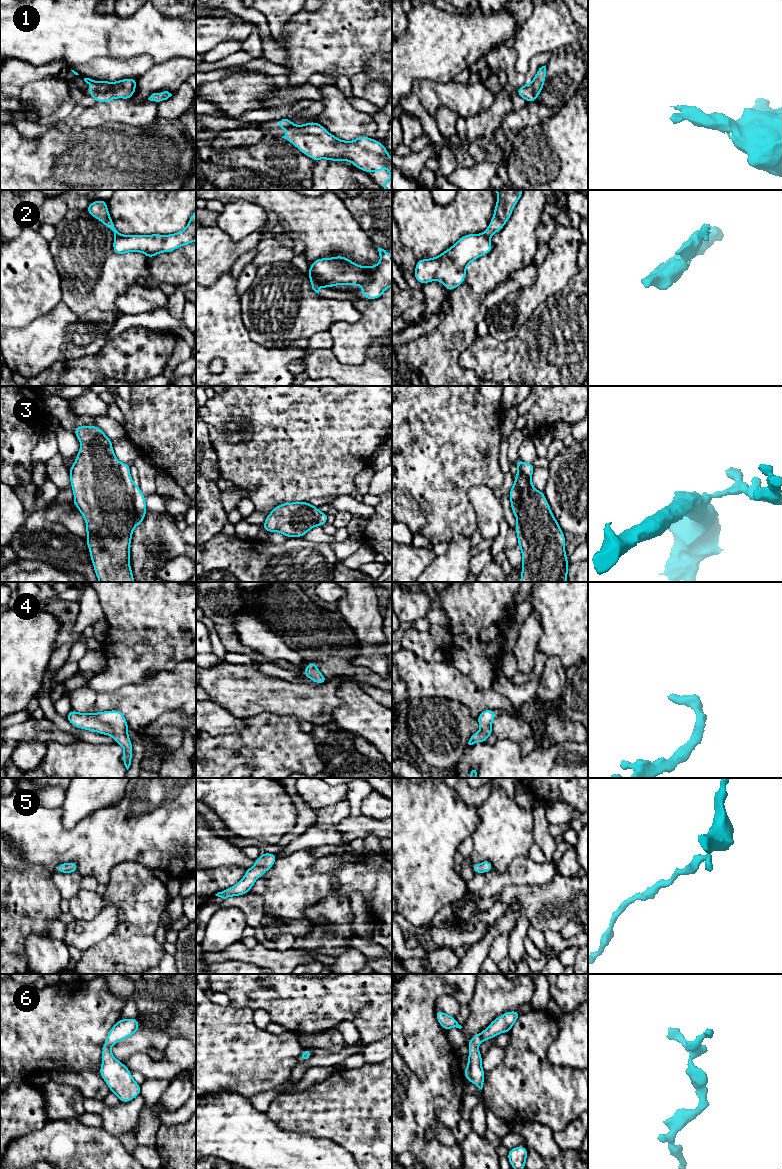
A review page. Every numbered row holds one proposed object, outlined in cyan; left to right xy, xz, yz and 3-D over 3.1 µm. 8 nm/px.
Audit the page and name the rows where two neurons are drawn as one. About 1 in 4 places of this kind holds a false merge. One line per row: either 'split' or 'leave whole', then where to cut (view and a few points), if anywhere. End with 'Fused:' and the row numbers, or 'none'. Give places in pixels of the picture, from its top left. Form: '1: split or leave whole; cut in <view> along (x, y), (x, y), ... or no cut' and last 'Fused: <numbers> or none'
1: leave whole; no cut
2: split; cut in xz along (311, 281), (319, 285)
3: split; cut in xy along (119, 463), (121, 478), (133, 498), (136, 525)
4: leave whole; no cut
5: leave whole; no cut
6: leave whole; no cut
Fused: 2, 3

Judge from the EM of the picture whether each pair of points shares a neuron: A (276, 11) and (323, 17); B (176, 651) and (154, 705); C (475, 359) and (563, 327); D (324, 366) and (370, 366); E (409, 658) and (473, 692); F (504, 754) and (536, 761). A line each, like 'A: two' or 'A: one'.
A: two
B: two
C: one
D: one
E: one
F: one

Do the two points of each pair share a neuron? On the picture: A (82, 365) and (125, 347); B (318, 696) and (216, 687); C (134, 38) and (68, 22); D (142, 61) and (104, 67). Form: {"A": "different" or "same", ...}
{"A": "same", "B": "same", "C": "same", "D": "same"}

